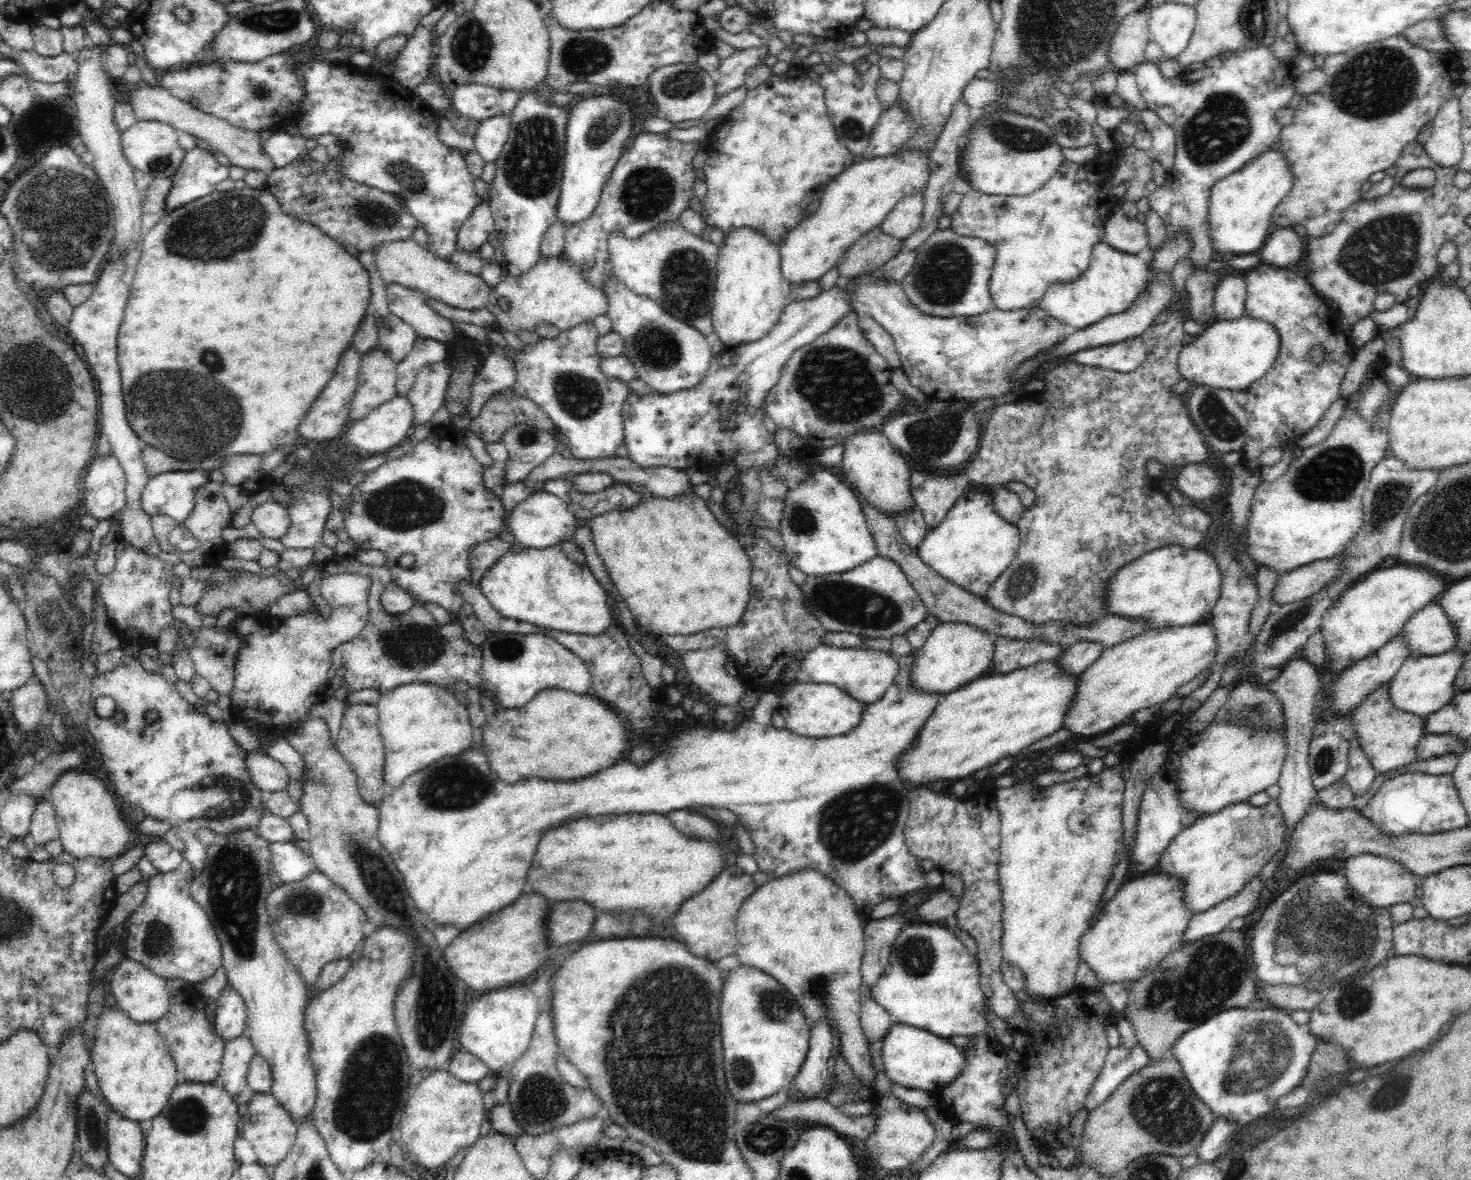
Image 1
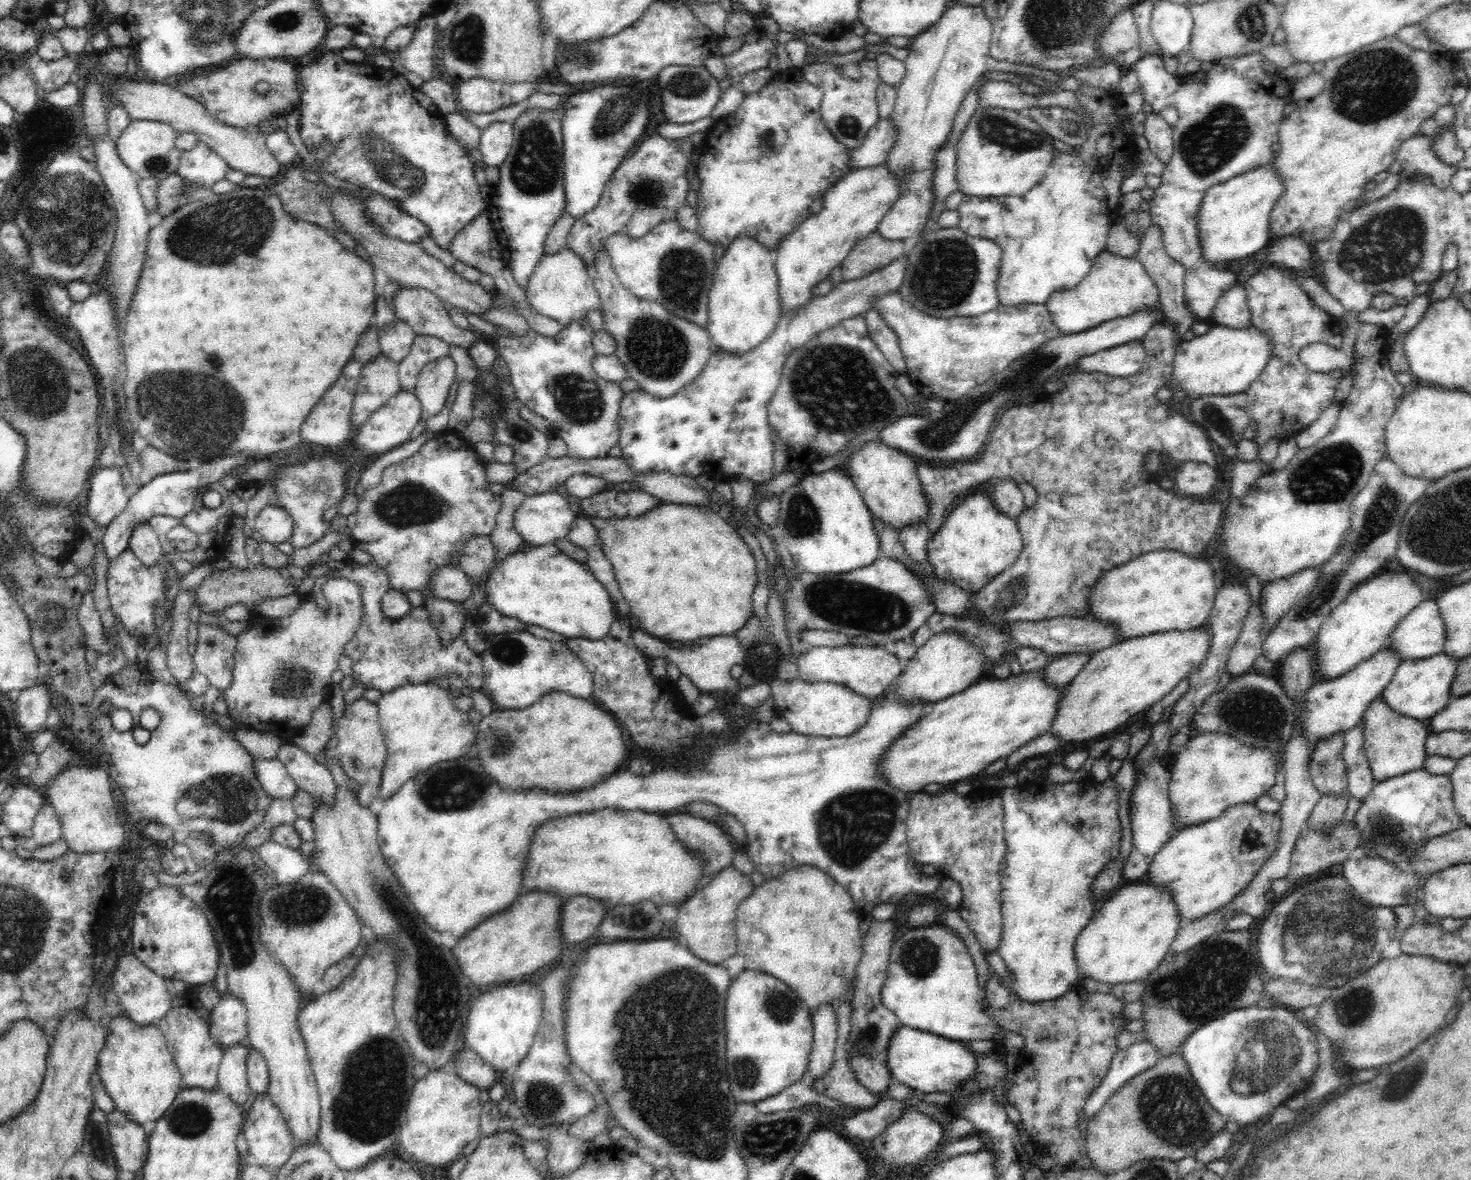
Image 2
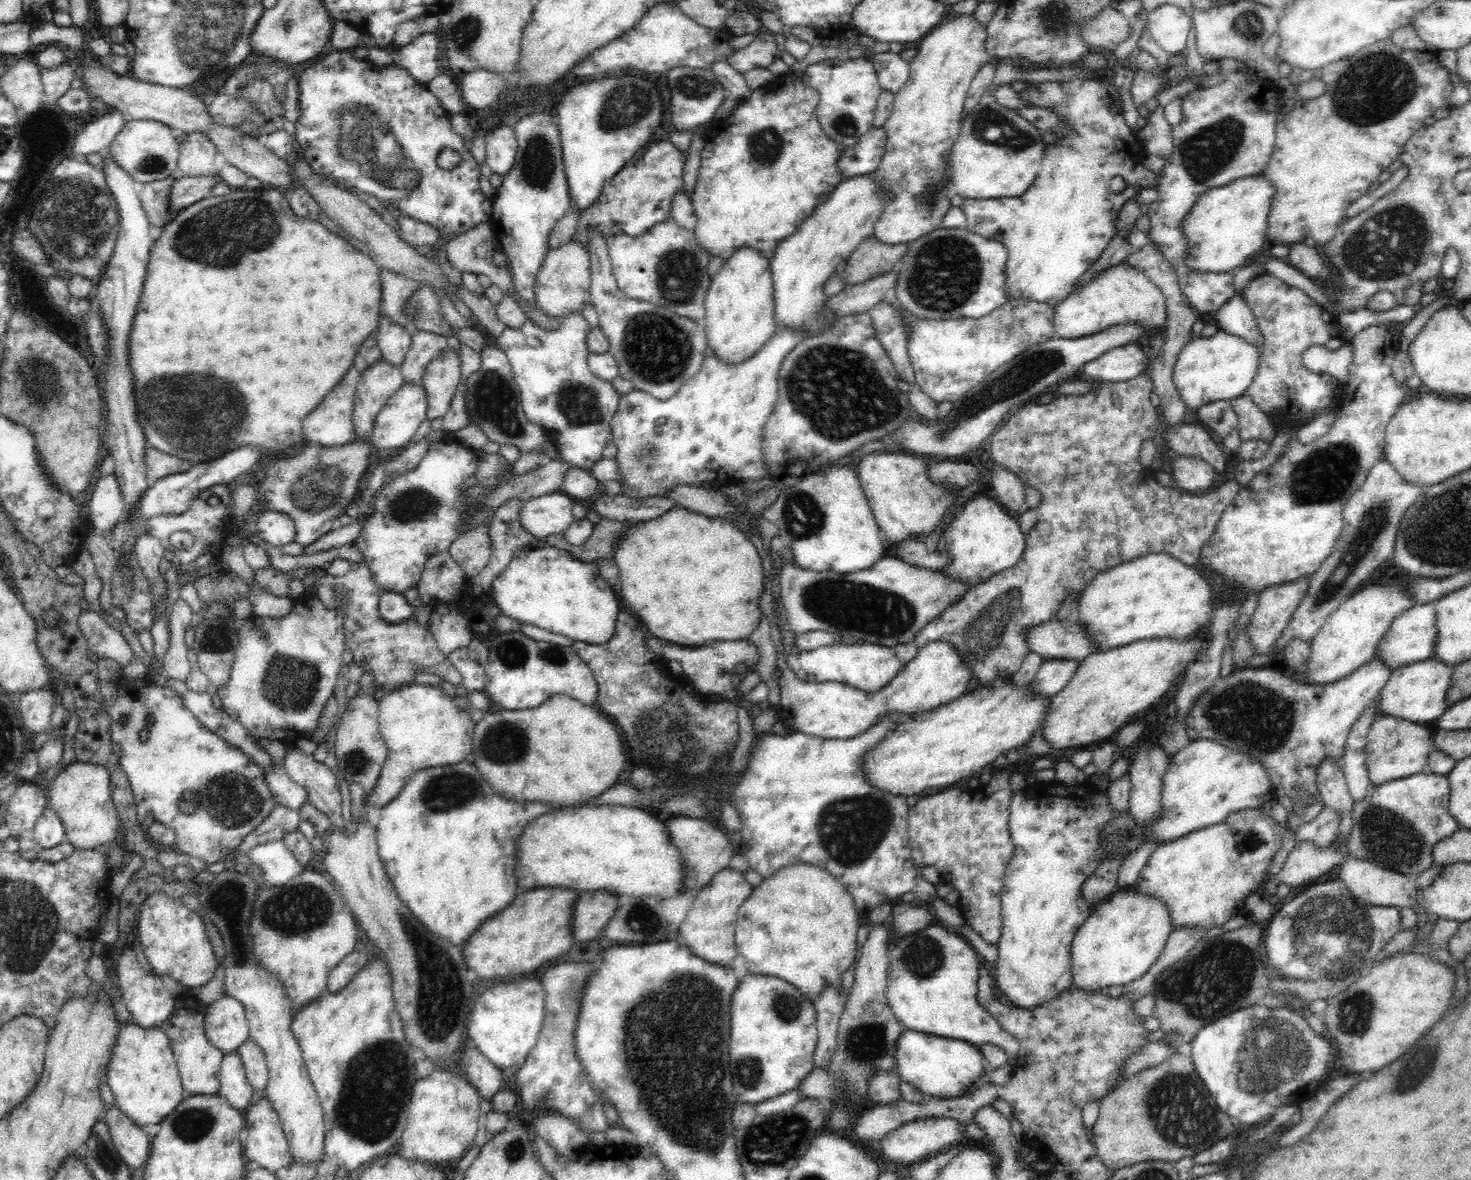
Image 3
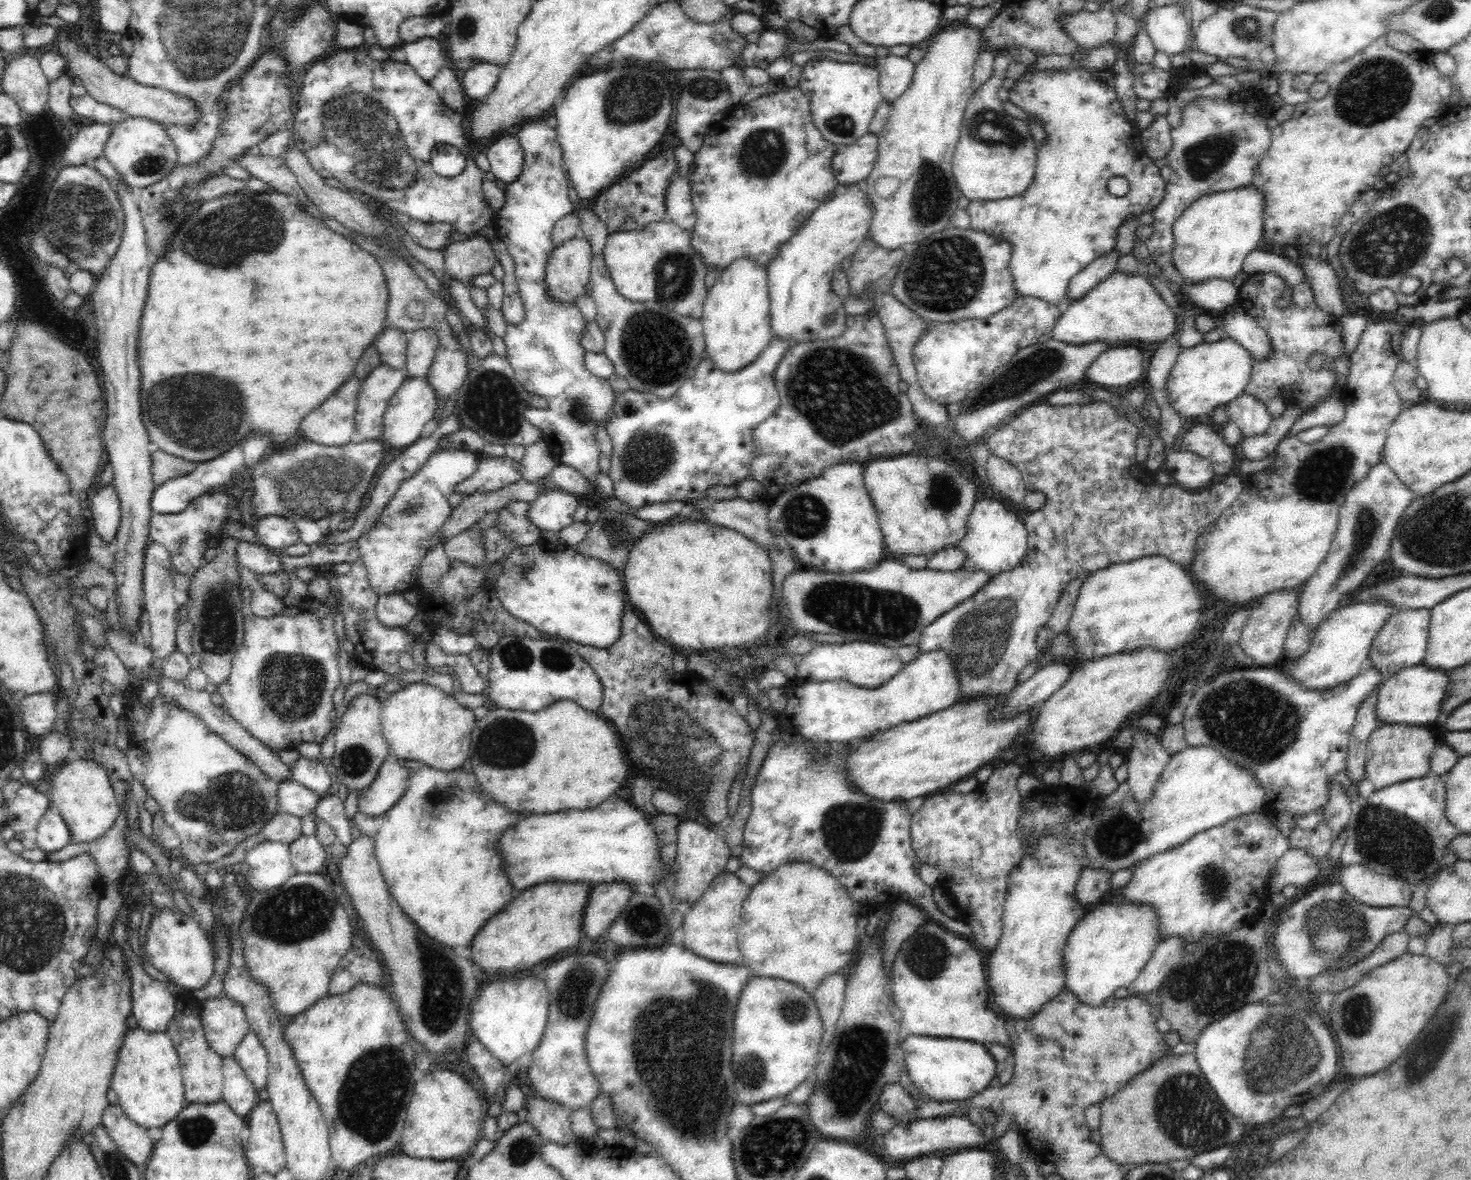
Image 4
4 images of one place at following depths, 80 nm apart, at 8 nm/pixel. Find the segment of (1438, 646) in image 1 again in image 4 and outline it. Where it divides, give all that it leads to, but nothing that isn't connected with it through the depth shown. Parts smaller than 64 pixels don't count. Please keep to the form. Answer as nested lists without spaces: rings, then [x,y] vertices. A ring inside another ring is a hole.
[[[1400,609],[1391,614],[1379,635],[1372,641],[1372,652],[1369,660],[1386,678],[1402,668],[1416,666],[1426,658],[1428,650],[1431,609]]]

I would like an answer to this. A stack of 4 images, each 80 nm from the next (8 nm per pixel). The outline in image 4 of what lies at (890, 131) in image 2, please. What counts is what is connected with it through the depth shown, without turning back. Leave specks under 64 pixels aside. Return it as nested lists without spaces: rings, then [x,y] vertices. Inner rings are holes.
[[[868,132],[851,145],[837,145],[832,171],[839,184],[854,184],[866,179],[876,164],[879,136]]]

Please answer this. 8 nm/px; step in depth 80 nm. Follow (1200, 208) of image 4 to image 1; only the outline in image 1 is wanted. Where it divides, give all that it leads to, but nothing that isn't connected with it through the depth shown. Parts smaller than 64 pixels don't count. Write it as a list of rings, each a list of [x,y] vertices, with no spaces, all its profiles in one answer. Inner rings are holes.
[[[1268,146],[1264,152],[1260,152],[1256,158],[1252,158],[1243,168],[1240,168],[1240,171],[1228,177],[1220,178],[1212,186],[1208,203],[1208,224],[1213,250],[1217,257],[1224,252],[1240,256],[1240,254],[1252,254],[1252,252],[1259,250],[1260,246],[1264,244],[1264,238],[1272,230],[1271,218],[1276,206],[1293,187],[1293,177],[1292,169],[1290,169],[1281,147],[1272,148]]]

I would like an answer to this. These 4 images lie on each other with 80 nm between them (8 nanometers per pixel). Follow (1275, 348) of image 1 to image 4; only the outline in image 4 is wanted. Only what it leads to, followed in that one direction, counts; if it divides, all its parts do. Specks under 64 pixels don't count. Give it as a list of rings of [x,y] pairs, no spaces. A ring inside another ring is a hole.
[[[1225,334],[1217,341],[1202,340],[1183,348],[1168,375],[1166,390],[1169,401],[1184,418],[1204,417],[1216,406],[1227,405],[1245,392],[1253,362],[1251,352]]]

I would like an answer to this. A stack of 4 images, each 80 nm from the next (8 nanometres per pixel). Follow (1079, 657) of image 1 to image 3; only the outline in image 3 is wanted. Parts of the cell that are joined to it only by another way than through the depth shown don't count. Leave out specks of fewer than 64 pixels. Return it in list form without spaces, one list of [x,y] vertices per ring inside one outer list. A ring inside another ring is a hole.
[[[1046,659],[1029,683],[1040,696],[1054,696],[1070,682],[1079,665],[1074,659]]]

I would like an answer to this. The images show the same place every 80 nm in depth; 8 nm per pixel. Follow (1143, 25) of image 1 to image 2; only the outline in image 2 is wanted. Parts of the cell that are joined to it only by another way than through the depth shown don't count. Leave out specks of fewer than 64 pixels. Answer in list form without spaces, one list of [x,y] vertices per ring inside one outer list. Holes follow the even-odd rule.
[[[1131,10],[1116,15],[1114,20],[1100,36],[1100,53],[1108,60],[1120,60],[1126,52],[1140,49],[1139,27]]]

